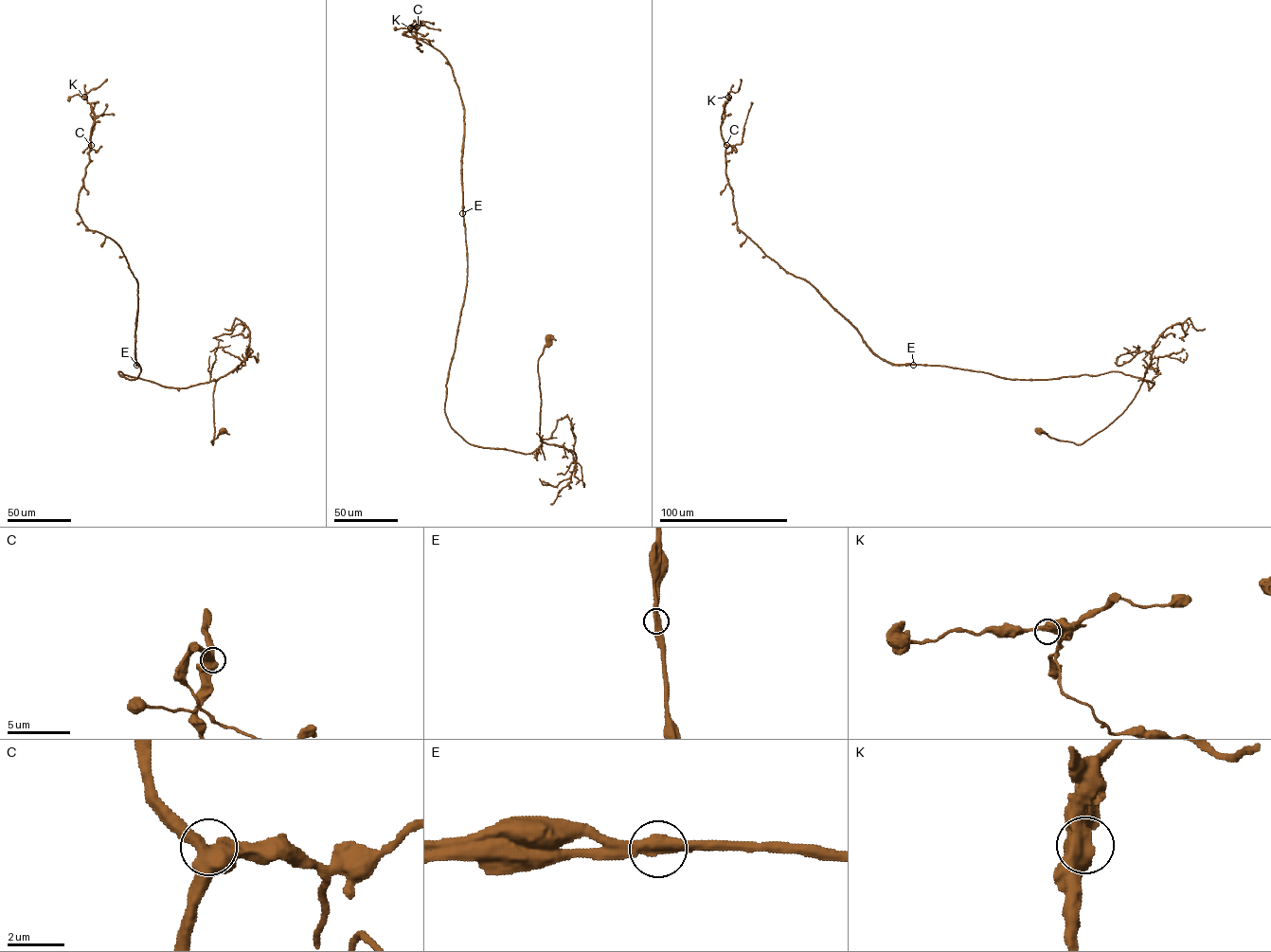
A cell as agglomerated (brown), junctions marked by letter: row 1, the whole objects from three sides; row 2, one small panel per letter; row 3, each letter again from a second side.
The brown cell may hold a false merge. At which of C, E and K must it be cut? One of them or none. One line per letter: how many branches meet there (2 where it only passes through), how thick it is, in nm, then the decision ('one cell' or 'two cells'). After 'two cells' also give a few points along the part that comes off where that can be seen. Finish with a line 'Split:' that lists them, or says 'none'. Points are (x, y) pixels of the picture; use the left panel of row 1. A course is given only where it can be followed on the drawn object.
C: 2 | 600 nm | one cell
E: 2 | 480 nm | two cells | (136, 365), (136, 312)
K: 2 | 550 nm | one cell
Split: E

